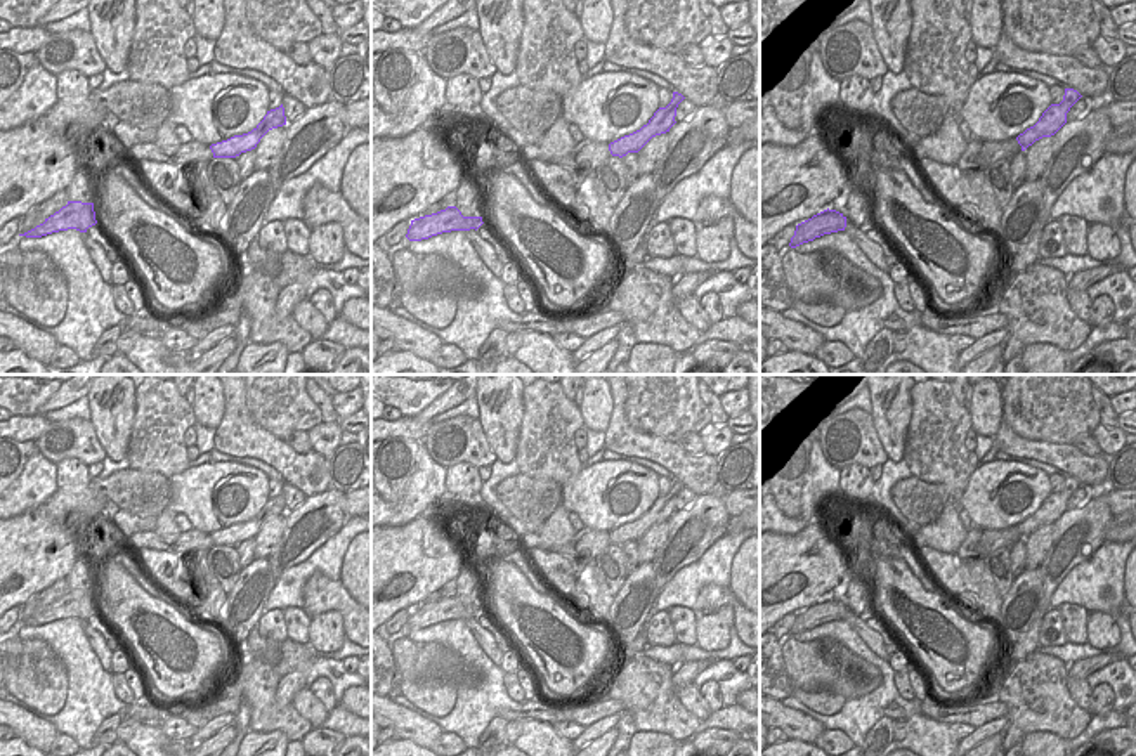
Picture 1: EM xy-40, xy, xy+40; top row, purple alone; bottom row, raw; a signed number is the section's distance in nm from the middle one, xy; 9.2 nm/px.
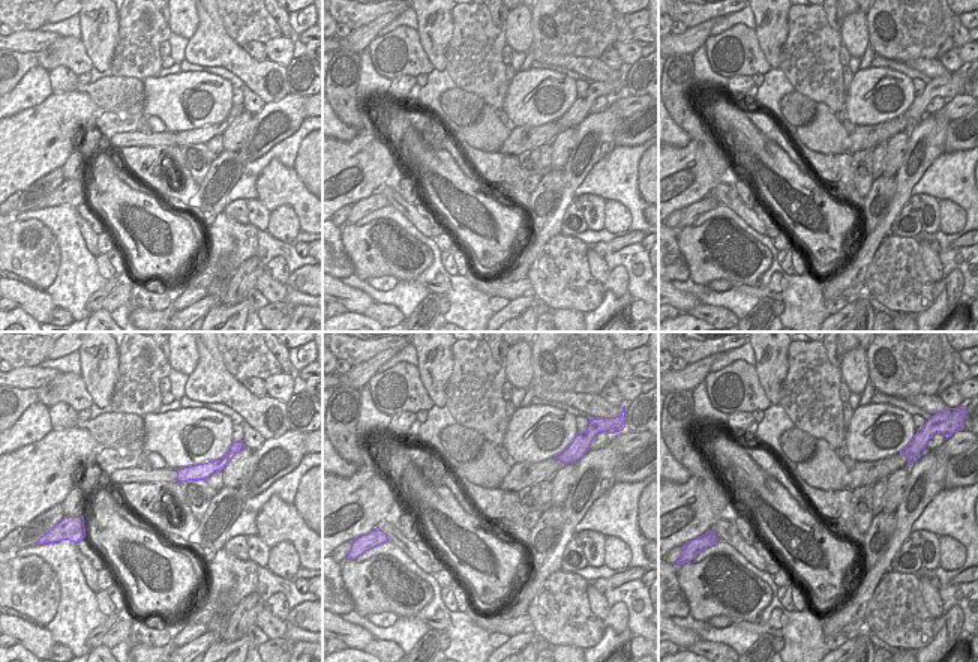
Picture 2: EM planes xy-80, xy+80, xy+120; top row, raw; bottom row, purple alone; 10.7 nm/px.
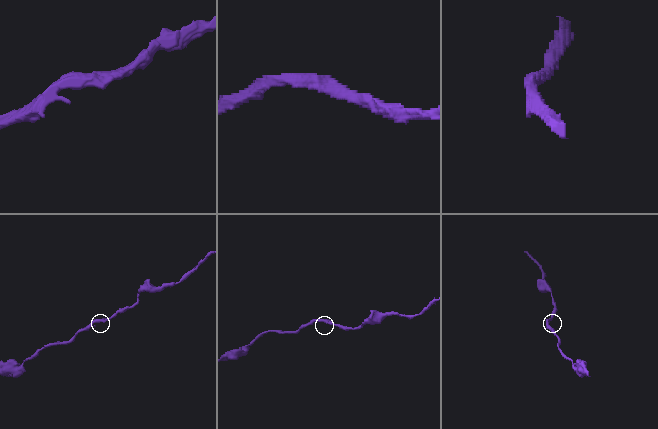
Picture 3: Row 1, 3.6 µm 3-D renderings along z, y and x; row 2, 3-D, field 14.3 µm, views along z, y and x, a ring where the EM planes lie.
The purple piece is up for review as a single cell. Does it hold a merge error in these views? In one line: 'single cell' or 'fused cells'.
single cell

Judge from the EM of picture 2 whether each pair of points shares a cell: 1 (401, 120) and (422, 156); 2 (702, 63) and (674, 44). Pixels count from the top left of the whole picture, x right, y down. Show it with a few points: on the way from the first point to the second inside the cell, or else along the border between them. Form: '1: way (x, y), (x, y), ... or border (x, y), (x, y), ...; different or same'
1: way (407, 129), (422, 147); same
2: border (704, 44), (692, 54); different

